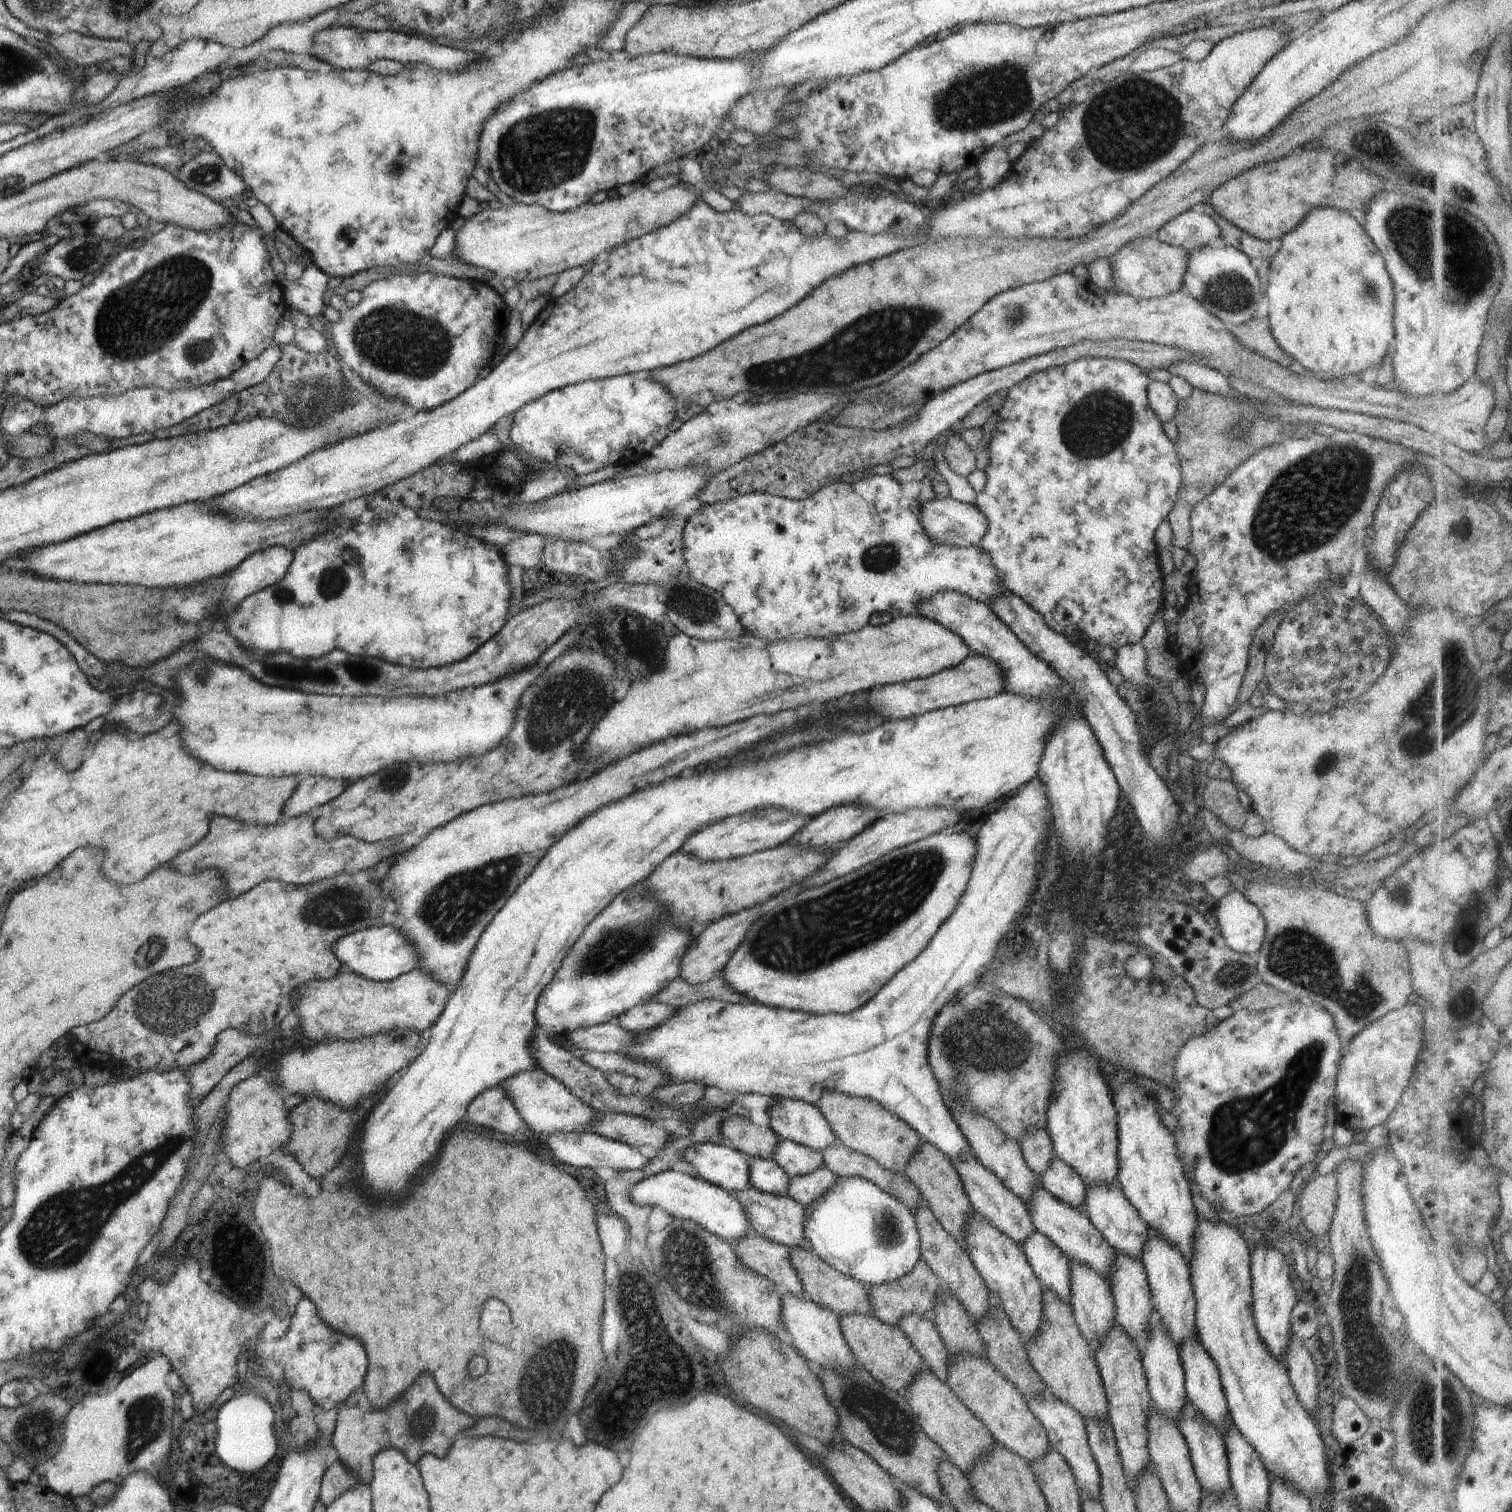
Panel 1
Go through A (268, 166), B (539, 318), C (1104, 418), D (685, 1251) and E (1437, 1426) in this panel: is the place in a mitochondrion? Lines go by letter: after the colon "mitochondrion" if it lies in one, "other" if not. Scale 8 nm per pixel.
A: other
B: other
C: mitochondrion
D: mitochondrion
E: mitochondrion

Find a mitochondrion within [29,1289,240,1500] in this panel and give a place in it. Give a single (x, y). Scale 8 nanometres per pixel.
(144, 1418)

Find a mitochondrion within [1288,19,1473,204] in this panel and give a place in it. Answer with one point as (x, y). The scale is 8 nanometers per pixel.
(1376, 156)

